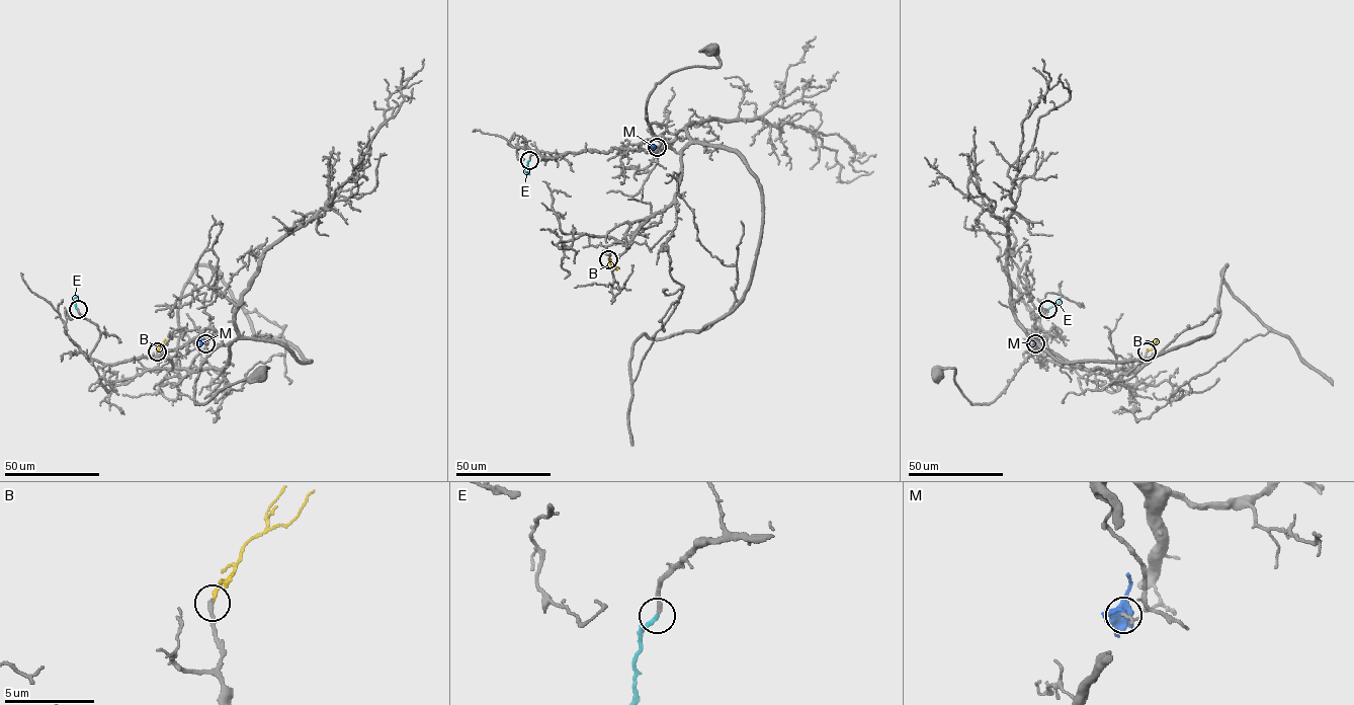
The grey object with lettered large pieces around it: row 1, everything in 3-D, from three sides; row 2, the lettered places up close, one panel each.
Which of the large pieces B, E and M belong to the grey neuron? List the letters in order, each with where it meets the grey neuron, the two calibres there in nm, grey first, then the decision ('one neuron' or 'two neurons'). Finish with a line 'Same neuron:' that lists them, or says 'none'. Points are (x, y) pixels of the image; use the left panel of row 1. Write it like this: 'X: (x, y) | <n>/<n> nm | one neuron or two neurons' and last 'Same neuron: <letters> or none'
B: (157, 351) | 220/180 nm | one neuron
E: (78, 309) | 240/240 nm | one neuron
M: (205, 343) | 160/200 nm | two neurons
Same neuron: B, E

